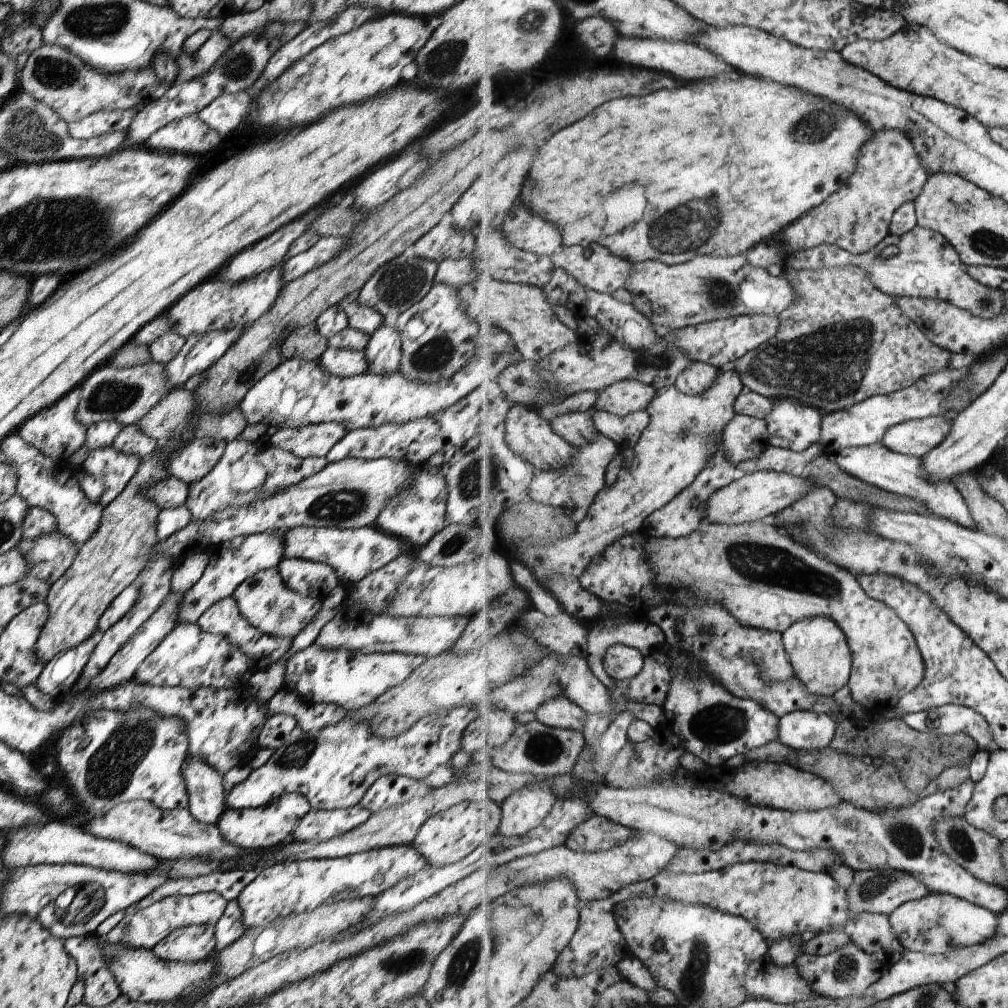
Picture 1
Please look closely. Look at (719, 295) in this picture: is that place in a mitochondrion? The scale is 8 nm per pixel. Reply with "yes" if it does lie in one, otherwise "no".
yes

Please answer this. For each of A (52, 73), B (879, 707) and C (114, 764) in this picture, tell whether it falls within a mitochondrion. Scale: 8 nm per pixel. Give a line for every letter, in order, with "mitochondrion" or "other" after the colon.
A: mitochondrion
B: other
C: mitochondrion

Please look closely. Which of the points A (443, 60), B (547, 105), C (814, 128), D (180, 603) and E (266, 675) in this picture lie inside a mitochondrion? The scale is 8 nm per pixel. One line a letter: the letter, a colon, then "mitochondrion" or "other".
A: mitochondrion
B: other
C: mitochondrion
D: other
E: other

